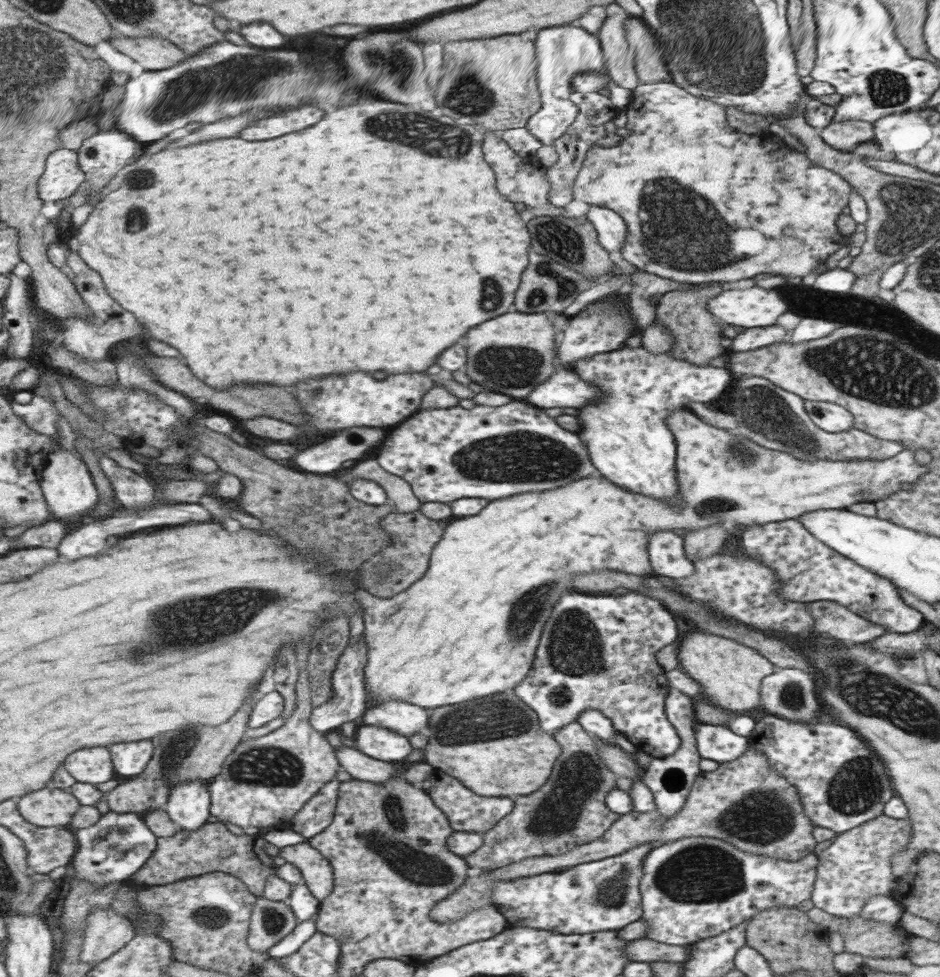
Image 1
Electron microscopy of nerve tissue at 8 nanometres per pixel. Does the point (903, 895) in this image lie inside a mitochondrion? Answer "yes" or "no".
no

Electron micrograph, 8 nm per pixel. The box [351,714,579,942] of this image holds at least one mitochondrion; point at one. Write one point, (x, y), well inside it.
(416, 866)

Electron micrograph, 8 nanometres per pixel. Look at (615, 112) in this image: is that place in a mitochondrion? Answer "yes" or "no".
no

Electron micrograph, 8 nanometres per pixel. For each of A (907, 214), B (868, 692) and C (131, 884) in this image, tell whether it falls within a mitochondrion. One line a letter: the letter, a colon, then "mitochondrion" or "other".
A: mitochondrion
B: mitochondrion
C: other

